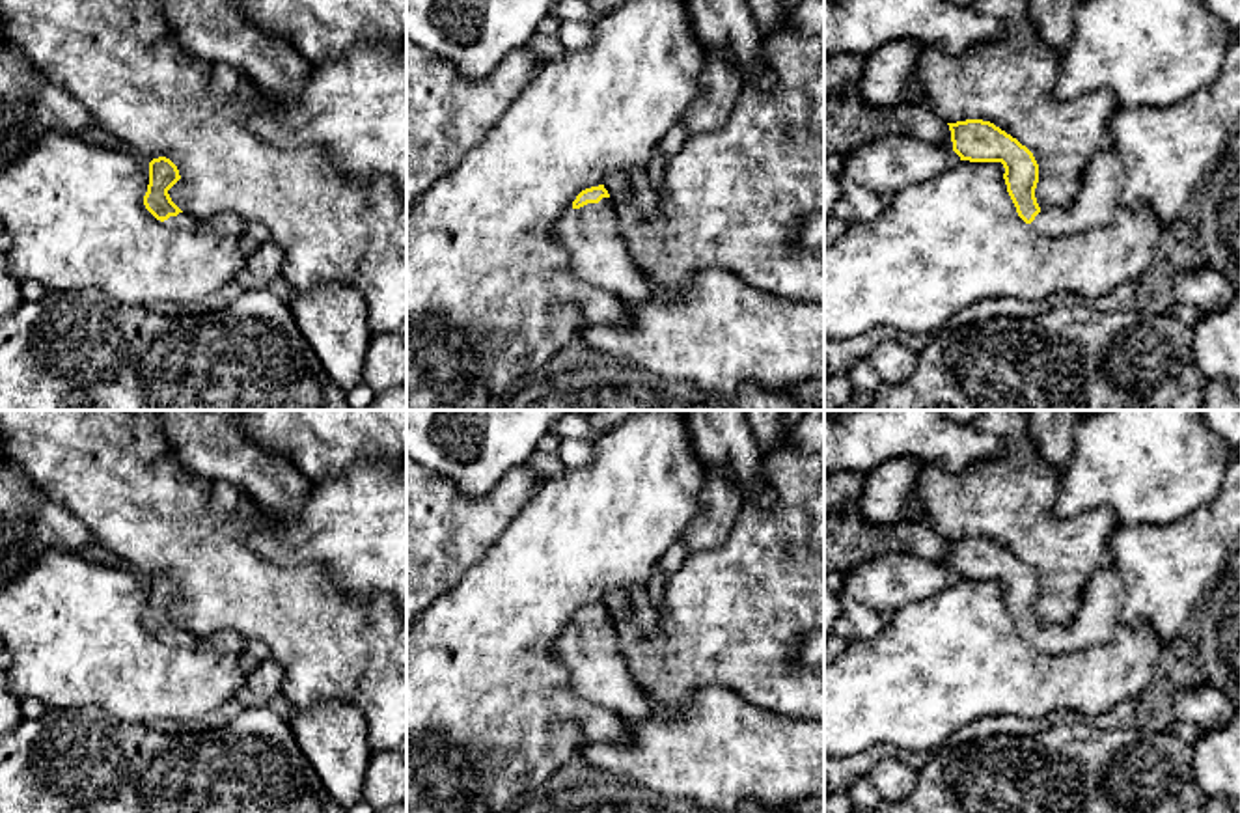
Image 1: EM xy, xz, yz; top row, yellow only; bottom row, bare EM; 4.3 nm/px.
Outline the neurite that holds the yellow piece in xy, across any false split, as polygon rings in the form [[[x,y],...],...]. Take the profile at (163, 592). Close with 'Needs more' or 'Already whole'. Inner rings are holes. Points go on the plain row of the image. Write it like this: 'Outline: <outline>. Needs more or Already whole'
Outline: [[[158,574],[149,580],[149,602],[144,613],[145,627],[160,638],[168,647],[194,649],[200,640],[183,630],[170,615],[168,608],[181,597],[177,584]]]. Needs more

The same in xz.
Outline: [[[604,602],[582,608],[572,623],[563,628],[561,636],[558,638],[556,651],[569,666],[571,684],[578,696],[621,718],[649,716],[651,705],[647,694],[632,679],[628,662],[621,655],[619,640]]]. Needs more

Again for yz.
Outline: [[[966,537],[947,543],[960,578],[1003,582],[1003,597],[1016,630],[1037,649],[1059,655],[1106,645],[1113,638],[1123,600],[1121,576],[1113,565],[1096,571],[1087,582],[1074,619],[1040,627],[1035,615],[1039,582],[1026,563],[990,539]]]. Needs more

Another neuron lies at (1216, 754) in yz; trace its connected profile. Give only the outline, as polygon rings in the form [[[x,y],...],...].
[[[1240,710],[1221,729],[1203,731],[1192,744],[1192,776],[1206,796],[1223,796],[1240,807]]]

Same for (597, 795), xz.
[[[613,778],[530,798],[517,813],[722,813],[688,798],[675,798]]]

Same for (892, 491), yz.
[[[908,457],[884,461],[865,474],[860,509],[873,524],[899,524],[925,520],[919,496],[921,466]]]

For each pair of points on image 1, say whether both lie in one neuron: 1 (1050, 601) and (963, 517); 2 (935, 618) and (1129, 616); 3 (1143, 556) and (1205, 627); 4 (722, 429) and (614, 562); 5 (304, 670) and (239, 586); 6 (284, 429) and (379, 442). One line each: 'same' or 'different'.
1: same
2: different
3: different
4: different
5: same
6: same

